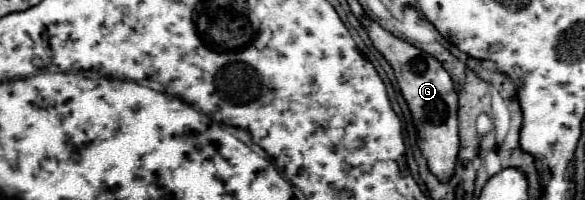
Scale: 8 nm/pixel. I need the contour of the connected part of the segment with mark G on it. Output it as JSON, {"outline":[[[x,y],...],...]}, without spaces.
{"outline":[[[366,20],[362,22],[366,26],[366,32],[374,44],[374,48],[388,60],[388,64],[392,66],[400,92],[408,104],[408,108],[412,110],[412,118],[416,124],[416,132],[418,132],[418,148],[422,152],[422,156],[428,162],[430,172],[442,182],[450,182],[450,178],[454,176],[454,166],[456,166],[456,158],[458,158],[458,150],[460,150],[460,140],[458,140],[458,94],[454,92],[452,86],[452,78],[448,76],[448,72],[442,68],[442,64],[432,58],[430,54],[418,50],[416,46],[396,38],[394,34],[390,34],[388,30],[384,30],[380,24]]]}

